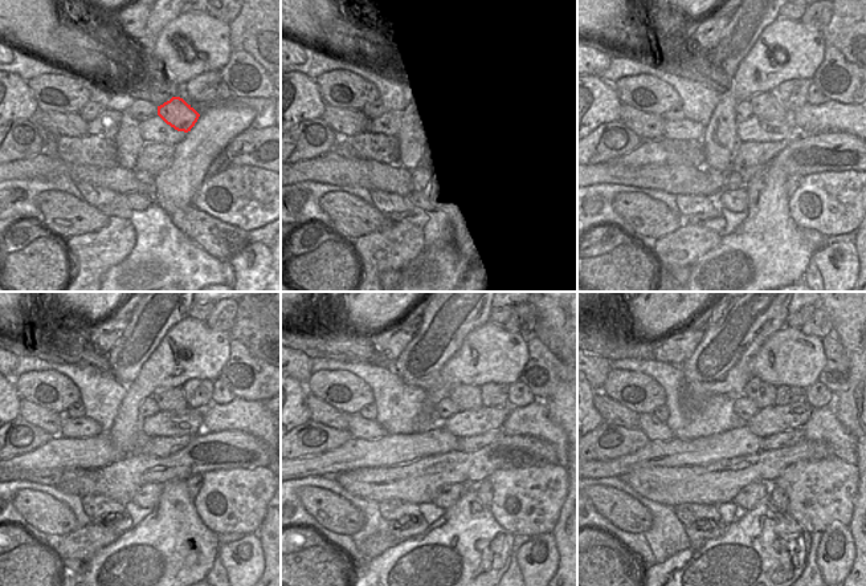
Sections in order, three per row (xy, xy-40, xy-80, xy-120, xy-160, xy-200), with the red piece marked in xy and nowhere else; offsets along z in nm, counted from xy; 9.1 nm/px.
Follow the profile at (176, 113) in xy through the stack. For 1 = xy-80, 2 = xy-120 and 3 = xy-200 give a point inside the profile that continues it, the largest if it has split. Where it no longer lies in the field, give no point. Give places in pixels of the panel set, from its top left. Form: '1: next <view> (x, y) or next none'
1: next xy-80 (766, 105)
2: next xy-120 (172, 399)
3: next xy-200 (763, 394)

